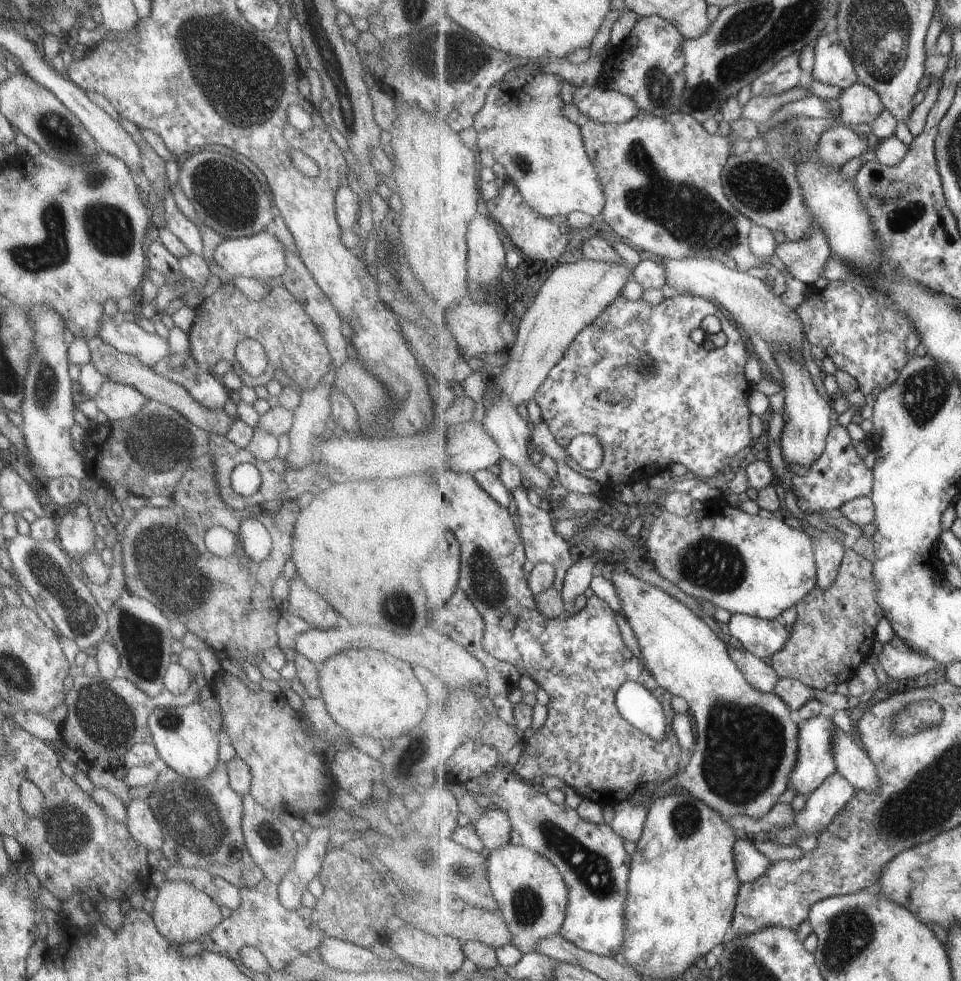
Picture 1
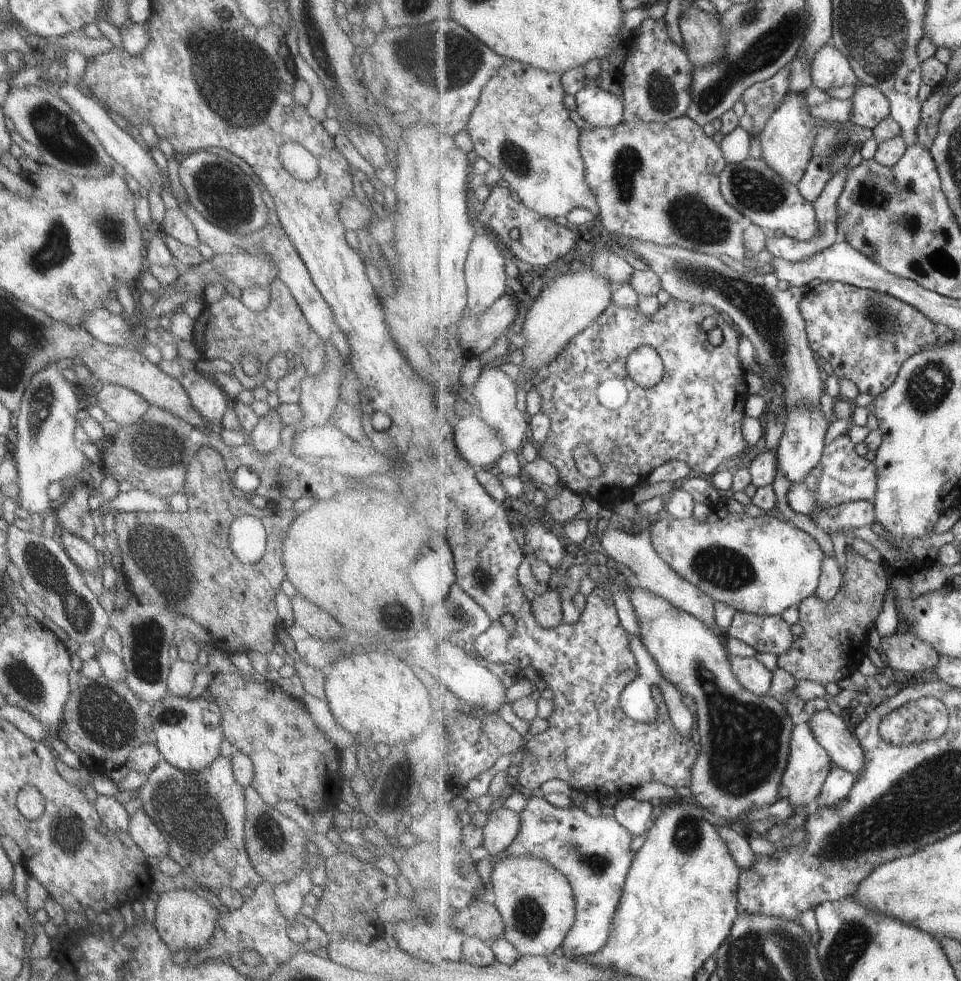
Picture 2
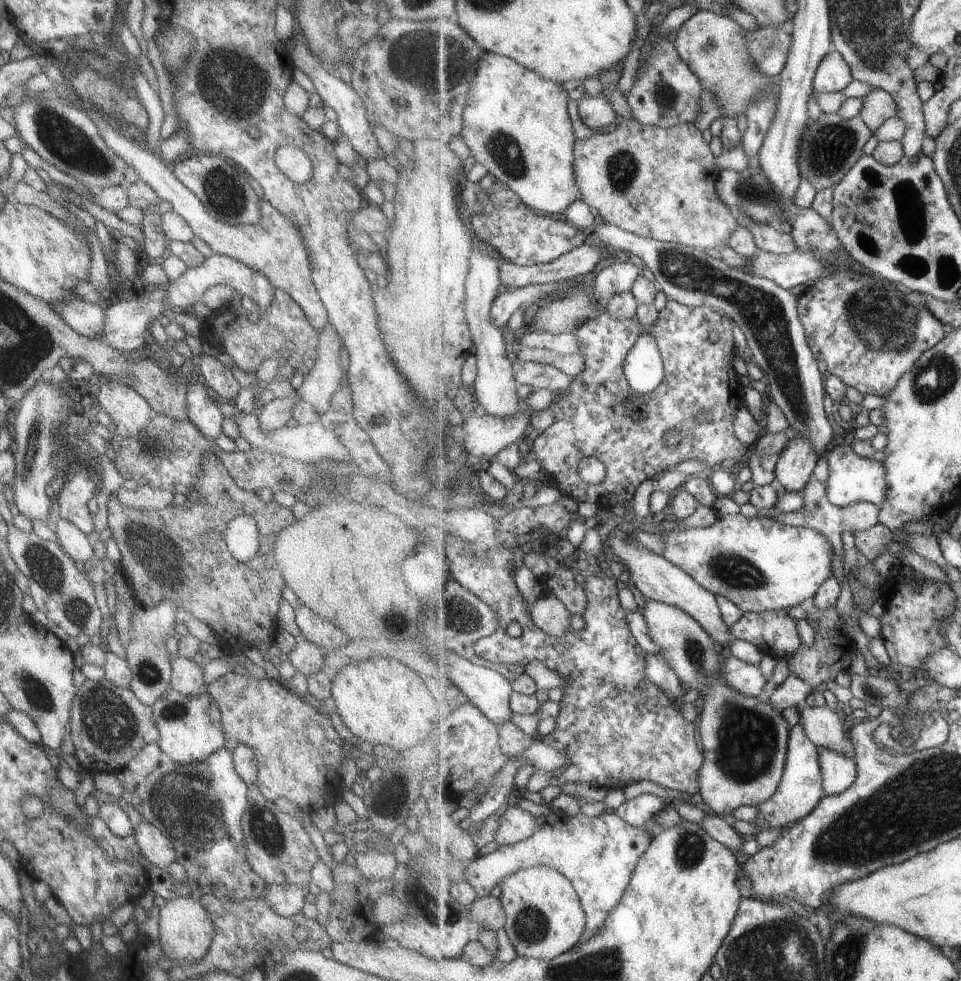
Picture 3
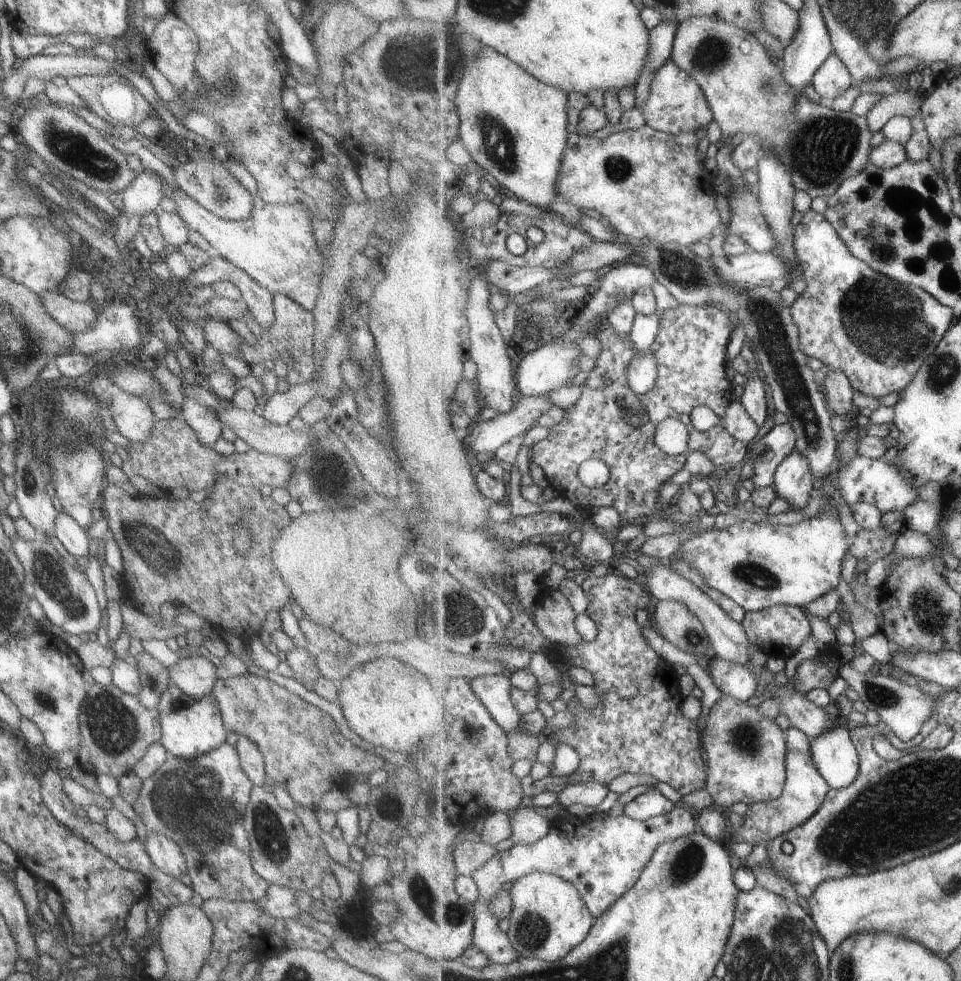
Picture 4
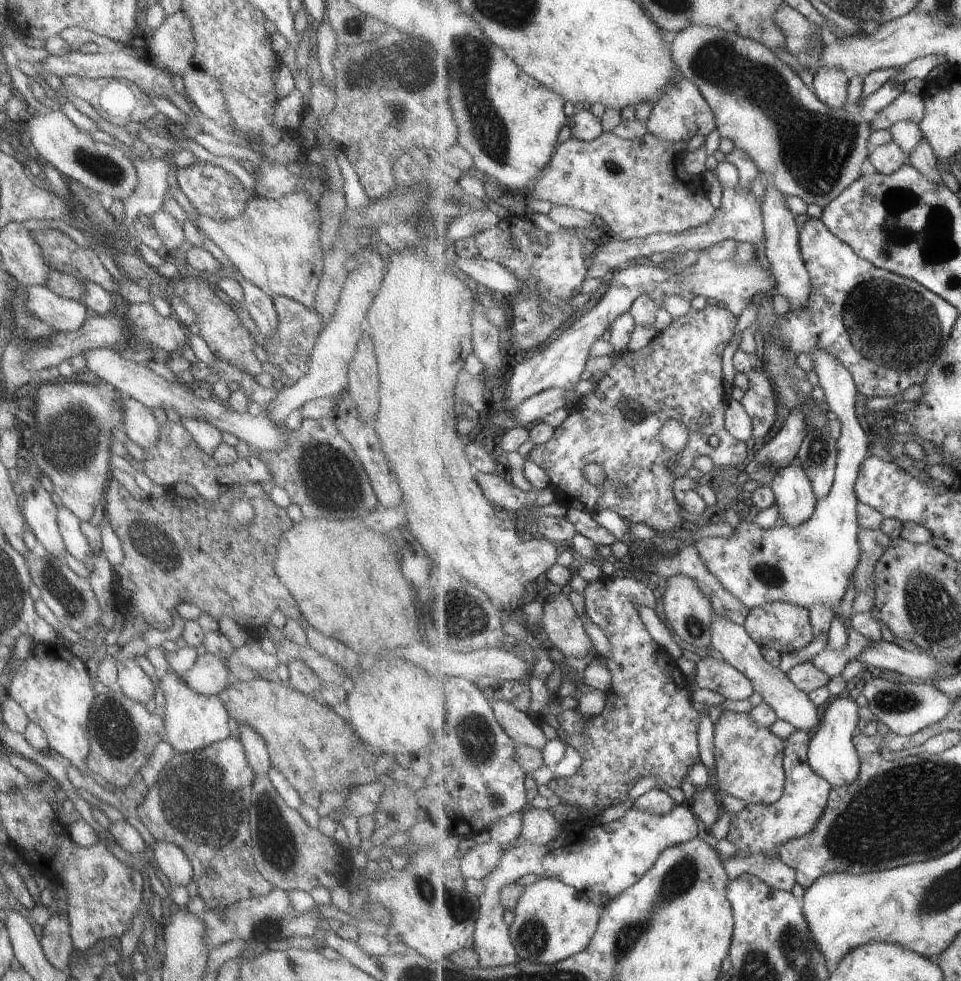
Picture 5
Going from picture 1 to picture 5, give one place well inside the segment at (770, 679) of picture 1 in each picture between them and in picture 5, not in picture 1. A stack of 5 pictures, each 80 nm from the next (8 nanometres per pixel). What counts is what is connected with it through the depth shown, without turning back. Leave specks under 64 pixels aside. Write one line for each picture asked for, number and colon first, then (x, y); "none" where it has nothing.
2: (755, 677)
3: (748, 679)
4: (734, 680)
5: (717, 675)

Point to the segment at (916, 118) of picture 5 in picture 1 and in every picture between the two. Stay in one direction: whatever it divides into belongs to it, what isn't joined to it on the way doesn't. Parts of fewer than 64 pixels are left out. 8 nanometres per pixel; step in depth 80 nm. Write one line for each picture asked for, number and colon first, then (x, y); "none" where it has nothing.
1: (861, 104)
2: (871, 106)
3: (880, 105)
4: (902, 103)

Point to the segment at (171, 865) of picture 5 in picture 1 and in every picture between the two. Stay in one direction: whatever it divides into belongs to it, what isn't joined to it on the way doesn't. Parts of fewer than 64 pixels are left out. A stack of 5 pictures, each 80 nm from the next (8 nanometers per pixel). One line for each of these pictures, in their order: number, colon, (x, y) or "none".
1: (141, 823)
2: (141, 829)
3: (155, 847)
4: (164, 854)

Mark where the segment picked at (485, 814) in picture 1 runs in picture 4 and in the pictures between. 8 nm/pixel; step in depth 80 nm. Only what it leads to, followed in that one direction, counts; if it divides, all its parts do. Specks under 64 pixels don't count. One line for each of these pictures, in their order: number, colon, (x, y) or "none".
2: (503, 825)
3: (517, 825)
4: (529, 826)

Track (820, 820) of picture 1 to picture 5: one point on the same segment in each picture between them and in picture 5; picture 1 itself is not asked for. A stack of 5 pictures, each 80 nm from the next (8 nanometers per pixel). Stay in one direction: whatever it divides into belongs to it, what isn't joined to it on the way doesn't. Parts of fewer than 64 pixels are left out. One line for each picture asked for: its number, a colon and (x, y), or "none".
2: (840, 782)
3: (839, 771)
4: (834, 753)
5: (833, 755)

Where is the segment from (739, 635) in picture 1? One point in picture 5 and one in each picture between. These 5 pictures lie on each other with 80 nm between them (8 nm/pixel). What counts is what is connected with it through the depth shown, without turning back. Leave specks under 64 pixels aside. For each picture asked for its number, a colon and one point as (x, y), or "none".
2: (764, 633)
3: (775, 633)
4: (781, 630)
5: (787, 627)

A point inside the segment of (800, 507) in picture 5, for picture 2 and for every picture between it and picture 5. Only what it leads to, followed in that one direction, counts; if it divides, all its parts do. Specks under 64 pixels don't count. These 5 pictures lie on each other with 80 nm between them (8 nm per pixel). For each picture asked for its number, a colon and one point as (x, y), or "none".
2: (801, 448)
3: (798, 462)
4: (793, 480)

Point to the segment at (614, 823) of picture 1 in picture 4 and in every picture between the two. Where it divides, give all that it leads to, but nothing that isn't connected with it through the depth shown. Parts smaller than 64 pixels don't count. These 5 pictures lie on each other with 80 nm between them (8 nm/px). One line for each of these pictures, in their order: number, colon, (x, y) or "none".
2: (634, 814)
3: (637, 811)
4: (652, 803)

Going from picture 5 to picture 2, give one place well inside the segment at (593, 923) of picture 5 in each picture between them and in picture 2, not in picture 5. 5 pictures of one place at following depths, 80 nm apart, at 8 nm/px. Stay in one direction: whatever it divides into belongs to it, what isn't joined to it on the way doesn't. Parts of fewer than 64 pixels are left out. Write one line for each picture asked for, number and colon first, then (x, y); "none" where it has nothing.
2: (536, 900)
3: (545, 916)
4: (549, 919)

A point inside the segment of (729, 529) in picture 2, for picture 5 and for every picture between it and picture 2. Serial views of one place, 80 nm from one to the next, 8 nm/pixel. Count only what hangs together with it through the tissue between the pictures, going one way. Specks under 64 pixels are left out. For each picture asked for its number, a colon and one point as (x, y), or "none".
3: (762, 564)
4: (759, 565)
5: (811, 564)

